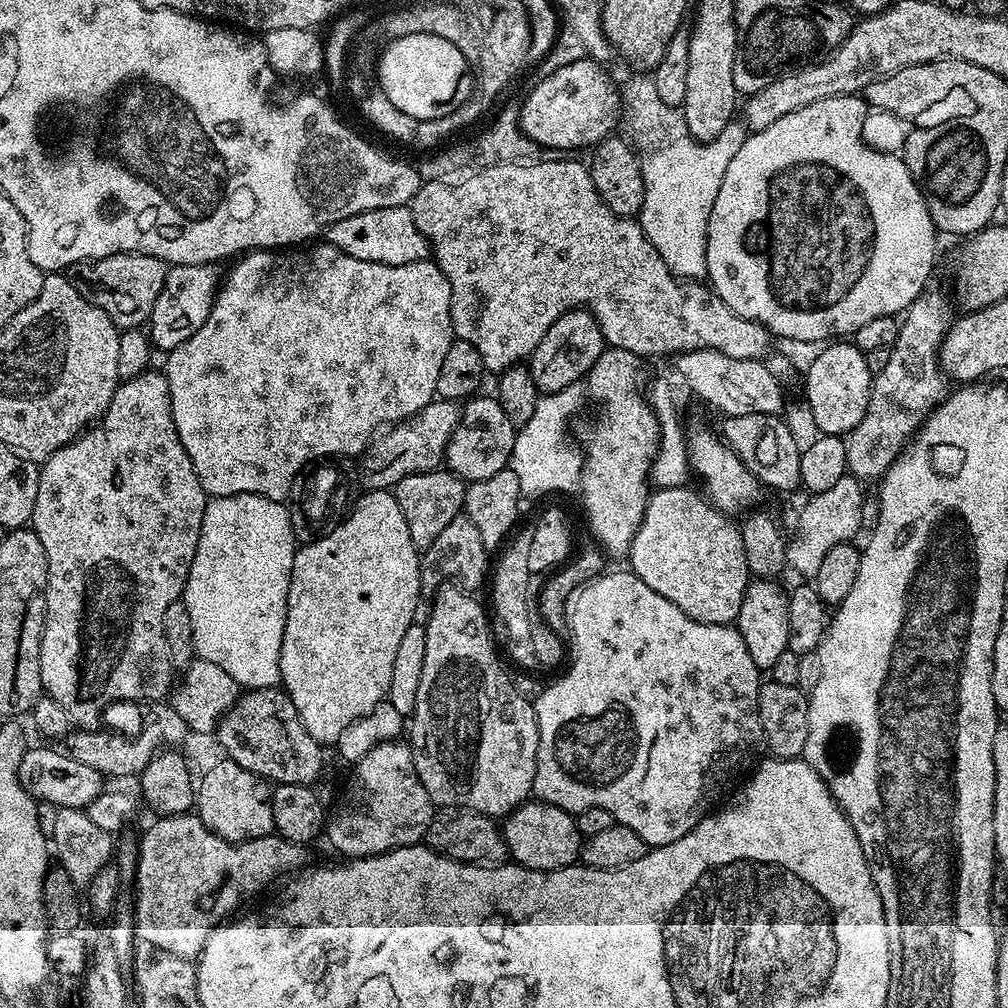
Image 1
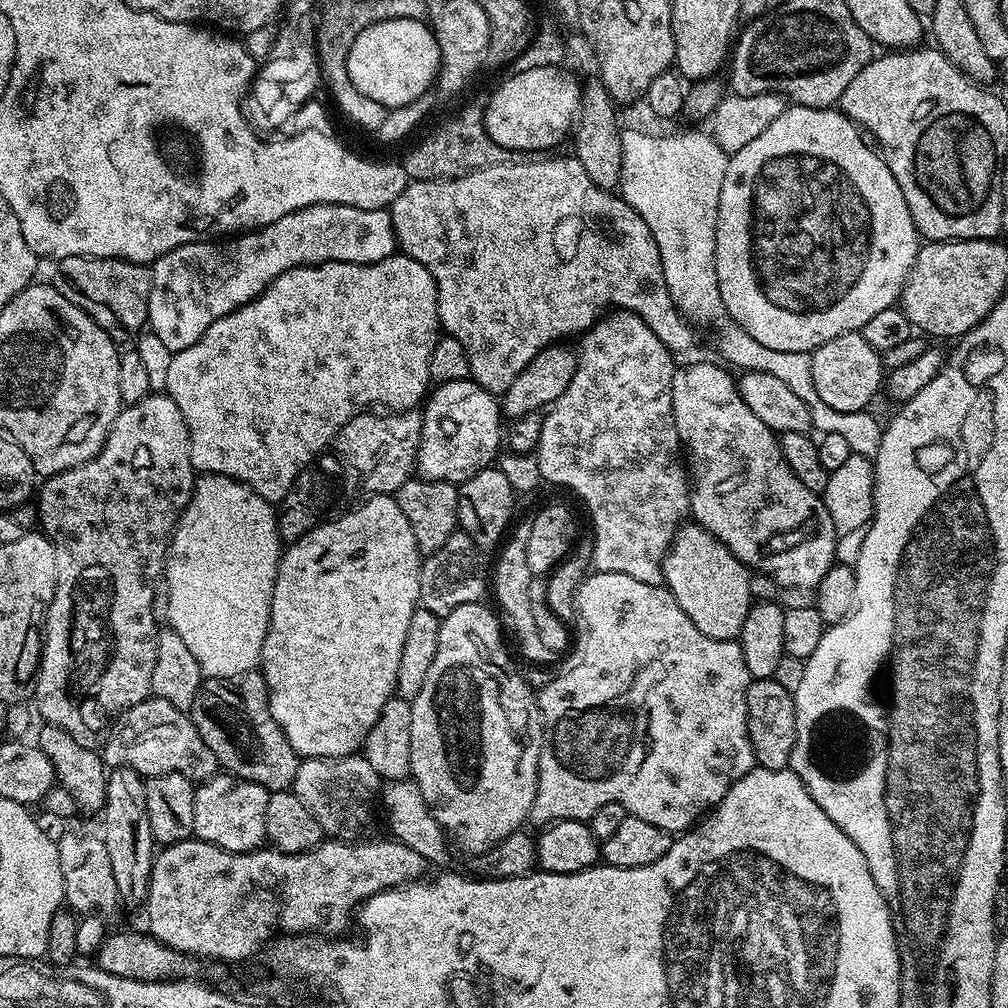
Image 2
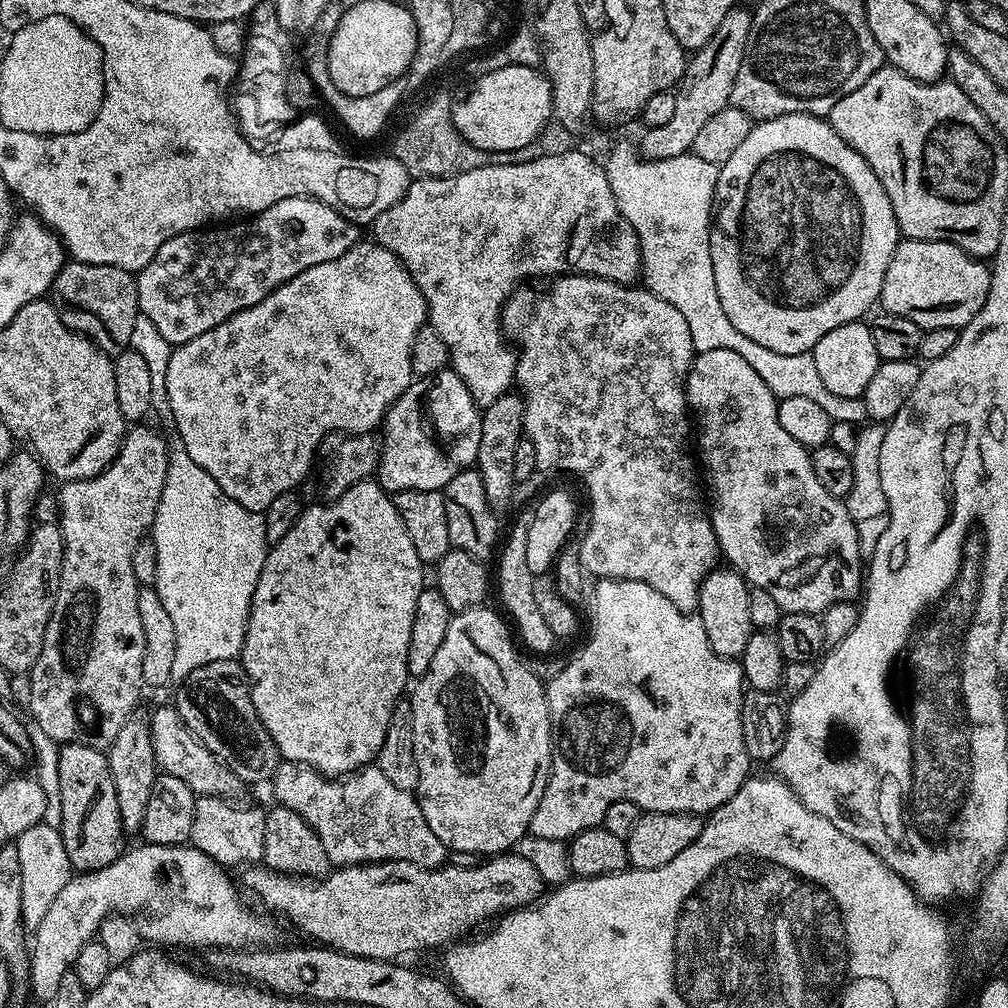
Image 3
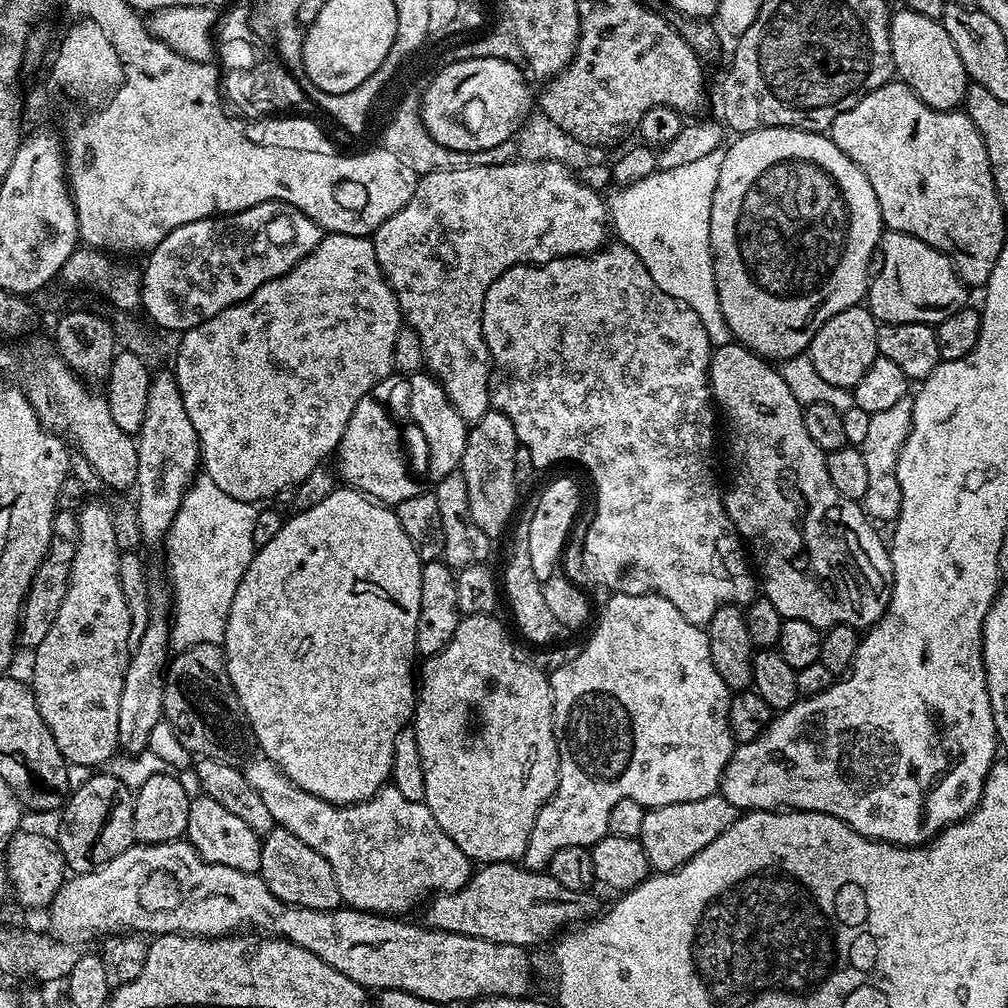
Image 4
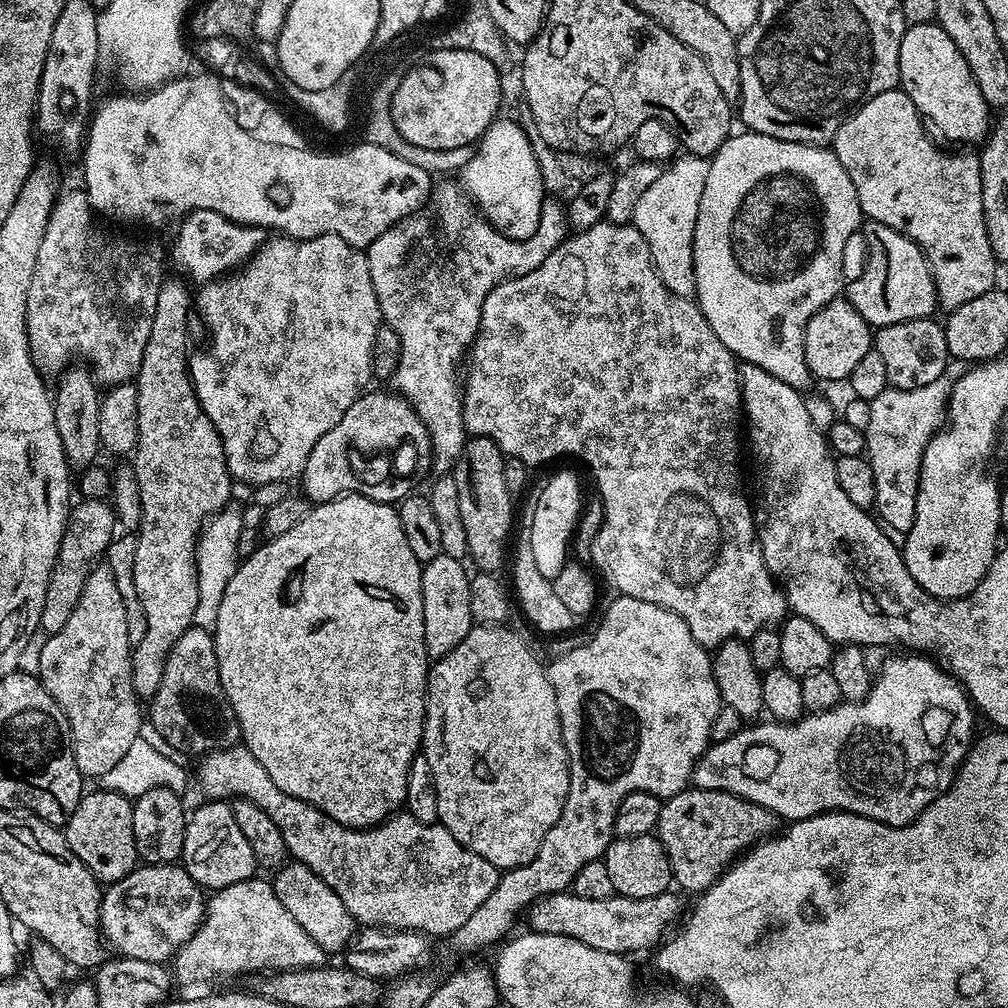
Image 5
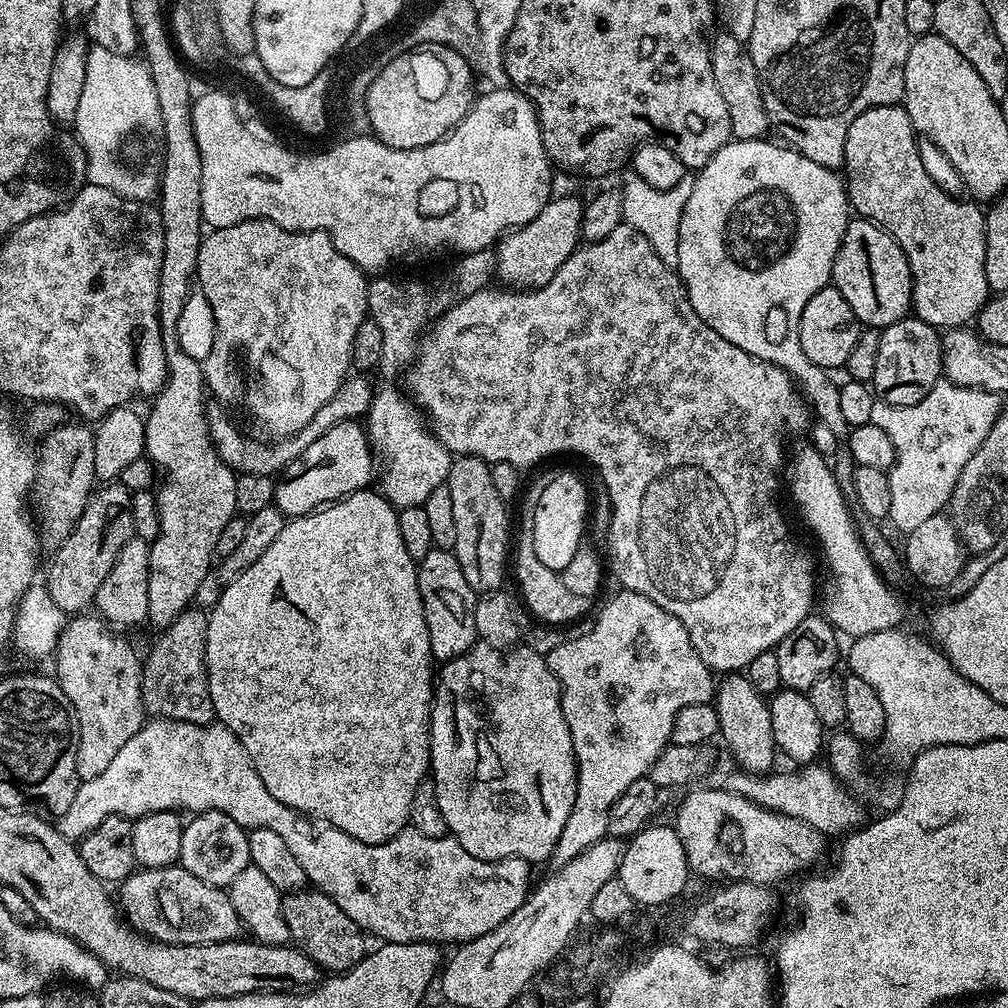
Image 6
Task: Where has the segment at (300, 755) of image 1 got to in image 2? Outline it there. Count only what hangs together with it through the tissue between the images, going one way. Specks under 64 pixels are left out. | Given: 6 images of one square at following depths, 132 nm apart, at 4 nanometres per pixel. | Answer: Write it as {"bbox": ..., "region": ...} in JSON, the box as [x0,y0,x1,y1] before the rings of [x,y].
{"bbox":[190,670,301,793],"region":[[[253,670],[246,674],[234,674],[234,678],[205,679],[194,698],[190,715],[192,725],[198,730],[202,742],[210,746],[217,765],[225,773],[260,784],[268,789],[269,793],[291,789],[301,757],[296,755],[294,746],[290,746],[286,734],[282,734],[282,726],[276,724],[274,714],[270,712],[268,687],[263,672]]]}

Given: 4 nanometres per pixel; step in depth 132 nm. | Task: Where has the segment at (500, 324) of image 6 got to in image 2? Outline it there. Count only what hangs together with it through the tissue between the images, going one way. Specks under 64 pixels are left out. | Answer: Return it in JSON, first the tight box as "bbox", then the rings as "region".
{"bbox":[534,311,690,584],"region":[[[609,311],[583,333],[579,340],[576,369],[570,378],[570,386],[566,386],[566,390],[562,390],[560,397],[543,413],[542,438],[534,453],[536,464],[540,468],[540,478],[541,481],[549,480],[552,484],[565,484],[580,496],[592,491],[592,505],[589,506],[588,512],[592,515],[590,532],[596,538],[592,551],[592,568],[595,571],[630,574],[630,578],[638,578],[638,582],[660,584],[664,579],[664,555],[668,553],[672,539],[690,512],[690,476],[682,459],[682,445],[678,430],[674,426],[672,409],[672,379],[678,364],[677,361],[672,361],[675,360],[674,354],[660,341],[658,334],[654,334],[654,330],[650,330],[650,326],[646,326],[646,322],[642,322],[642,318],[638,318],[633,312]]]}

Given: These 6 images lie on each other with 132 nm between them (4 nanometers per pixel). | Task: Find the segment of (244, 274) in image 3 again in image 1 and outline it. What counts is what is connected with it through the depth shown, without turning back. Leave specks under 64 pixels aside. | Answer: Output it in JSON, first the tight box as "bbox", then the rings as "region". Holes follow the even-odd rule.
{"bbox":[150,206,430,350],"region":[[[408,206],[379,208],[341,220],[328,229],[326,240],[342,250],[342,254],[350,254],[350,258],[362,258],[362,262],[378,262],[386,266],[406,266],[410,262],[427,260],[430,256],[429,242],[422,230],[418,230]],[[173,264],[169,267],[150,321],[150,339],[157,349],[171,350],[182,346],[186,338],[202,330],[202,322],[206,322],[222,283],[222,272],[218,269],[216,264]]]}

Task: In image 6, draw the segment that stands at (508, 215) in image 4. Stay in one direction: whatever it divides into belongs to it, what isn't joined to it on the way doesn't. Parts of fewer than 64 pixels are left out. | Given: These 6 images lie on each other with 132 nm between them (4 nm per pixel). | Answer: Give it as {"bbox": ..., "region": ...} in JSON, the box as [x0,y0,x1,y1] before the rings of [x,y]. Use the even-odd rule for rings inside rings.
{"bbox":[366,251,496,510],"region":[[[491,251],[470,252],[453,260],[456,261],[433,280],[387,280],[384,274],[369,279],[368,316],[378,322],[384,347],[384,353],[380,355],[379,371],[384,371],[388,376],[396,376],[401,371],[401,375],[415,360],[425,329],[445,312],[449,312],[455,304],[461,304],[467,296],[485,287],[493,279],[496,257]],[[377,387],[366,416],[368,443],[378,461],[378,488],[397,510],[421,507],[433,490],[447,484],[454,459],[453,453],[426,427],[421,409],[401,392]]]}

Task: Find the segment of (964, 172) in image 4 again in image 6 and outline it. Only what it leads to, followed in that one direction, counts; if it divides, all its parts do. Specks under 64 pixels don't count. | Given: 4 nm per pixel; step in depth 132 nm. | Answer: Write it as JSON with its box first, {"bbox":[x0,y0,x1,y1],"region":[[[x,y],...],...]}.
{"bbox":[842,104,990,330],"region":[[[900,104],[874,106],[858,114],[858,118],[850,122],[844,151],[842,172],[846,177],[848,203],[857,217],[879,224],[902,246],[910,262],[911,311],[916,319],[937,330],[963,328],[979,317],[981,308],[990,296],[986,282],[985,213],[979,203],[967,204],[964,200],[955,200],[946,189],[940,188],[939,182],[924,165],[916,140],[918,133],[912,127],[910,114]]]}

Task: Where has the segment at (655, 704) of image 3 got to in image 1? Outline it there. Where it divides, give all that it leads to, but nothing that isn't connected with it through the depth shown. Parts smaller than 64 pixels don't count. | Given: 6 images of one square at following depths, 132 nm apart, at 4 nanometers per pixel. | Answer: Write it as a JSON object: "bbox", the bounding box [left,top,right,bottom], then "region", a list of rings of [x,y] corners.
{"bbox":[532,570,765,848],"region":[[[631,570],[605,571],[584,585],[579,592],[570,594],[566,602],[566,618],[570,629],[568,673],[561,680],[554,681],[540,697],[535,697],[534,700],[538,722],[538,754],[532,787],[535,799],[545,804],[553,804],[573,814],[587,808],[610,810],[615,823],[634,830],[634,834],[638,834],[638,838],[642,838],[642,842],[652,848],[661,848],[670,842],[678,842],[678,838],[690,834],[690,830],[694,830],[694,826],[698,826],[698,822],[709,815],[733,791],[737,781],[747,777],[761,759],[760,748],[762,752],[765,747],[764,731],[758,710],[762,670],[756,665],[754,658],[750,658],[750,650],[746,650],[746,642],[742,642],[742,634],[735,626],[703,624],[682,614],[682,610],[678,610],[674,602],[662,598],[662,594],[654,594],[654,590],[650,590],[650,586],[646,586],[646,582],[642,582],[642,578],[638,578]]]}

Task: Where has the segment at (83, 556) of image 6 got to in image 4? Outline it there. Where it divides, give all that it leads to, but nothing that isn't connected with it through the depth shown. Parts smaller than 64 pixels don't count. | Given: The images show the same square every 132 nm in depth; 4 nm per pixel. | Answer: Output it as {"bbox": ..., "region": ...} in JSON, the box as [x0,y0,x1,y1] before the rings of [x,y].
{"bbox":[18,511,78,650],"region":[[[57,511],[52,520],[52,541],[48,547],[46,558],[38,566],[38,570],[32,579],[32,585],[28,591],[28,597],[24,599],[24,610],[20,618],[20,630],[18,640],[28,650],[34,650],[50,634],[50,626],[54,626],[54,618],[58,618],[58,609],[62,606],[62,598],[66,598],[66,590],[72,573],[74,562],[74,550],[78,546],[78,522],[75,511]]]}

